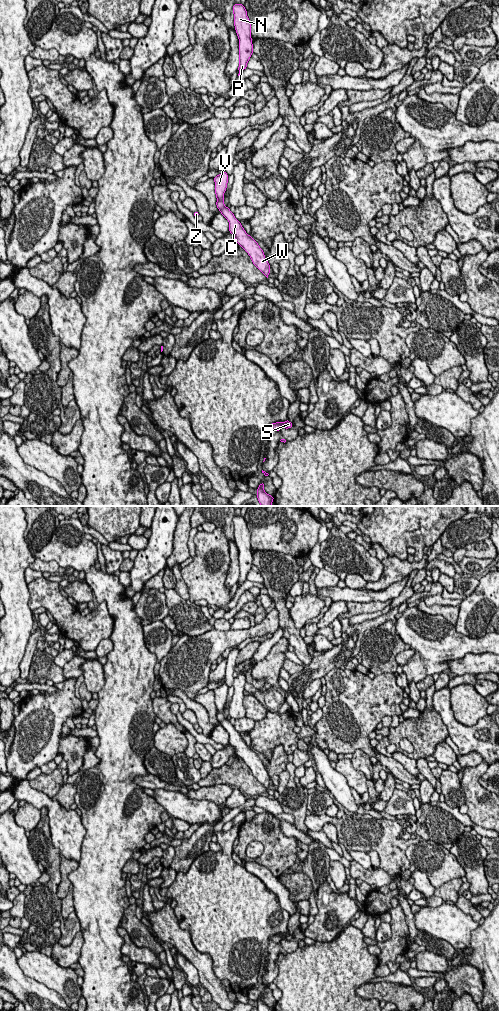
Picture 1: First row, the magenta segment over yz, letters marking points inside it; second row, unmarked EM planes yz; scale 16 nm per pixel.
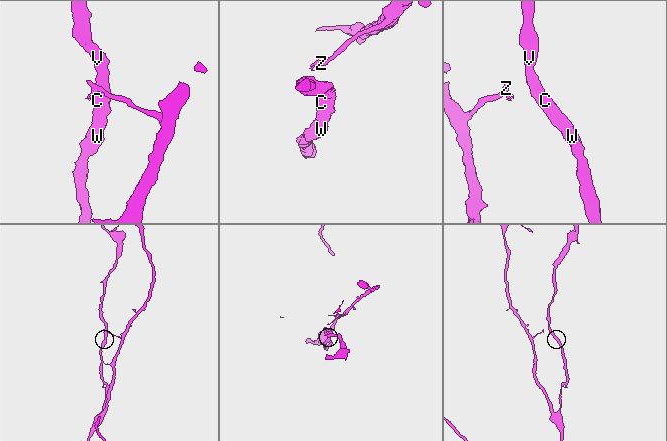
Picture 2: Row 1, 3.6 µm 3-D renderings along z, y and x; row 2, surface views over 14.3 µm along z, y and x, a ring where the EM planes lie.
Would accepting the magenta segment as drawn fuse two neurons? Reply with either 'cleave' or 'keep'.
cleave

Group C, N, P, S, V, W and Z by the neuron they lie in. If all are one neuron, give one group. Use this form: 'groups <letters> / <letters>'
groups C N P S V W / Z

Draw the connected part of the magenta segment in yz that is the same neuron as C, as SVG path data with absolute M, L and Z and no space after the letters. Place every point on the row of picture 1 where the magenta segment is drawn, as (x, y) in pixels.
M225 171L214 177L215 194L217 198L217 209L229 222L229 232L235 237L235 241L239 244L251 257L253 264L268 278L270 273L270 265L265 258L264 251L258 243L248 235L230 209L224 205L224 193L227 188L228 175Z

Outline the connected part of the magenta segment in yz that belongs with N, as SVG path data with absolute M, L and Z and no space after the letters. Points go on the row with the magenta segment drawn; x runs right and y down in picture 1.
M241 3L233 5L233 14L234 26L239 39L239 76L247 68L247 62L253 53L251 22L244 5Z

